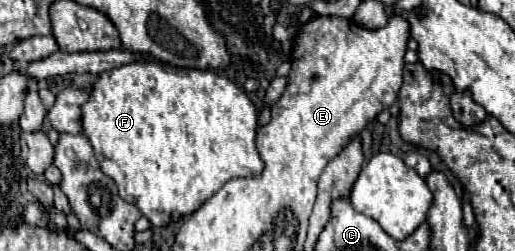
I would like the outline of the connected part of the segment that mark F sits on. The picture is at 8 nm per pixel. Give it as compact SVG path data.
M137 60L113 70L103 72L97 82L93 84L93 92L89 102L83 106L83 134L89 138L95 156L101 164L101 170L111 176L119 188L119 196L131 204L135 204L143 216L149 218L151 226L167 226L179 218L185 218L189 214L193 214L207 198L211 198L219 186L223 186L227 180L235 178L235 176L261 176L265 162L261 160L257 146L255 146L255 132L257 132L257 110L253 106L253 102L249 100L249 96L237 88L227 76L221 76L217 72L211 70L183 70L183 68L175 68L169 64L161 64L155 60Z

